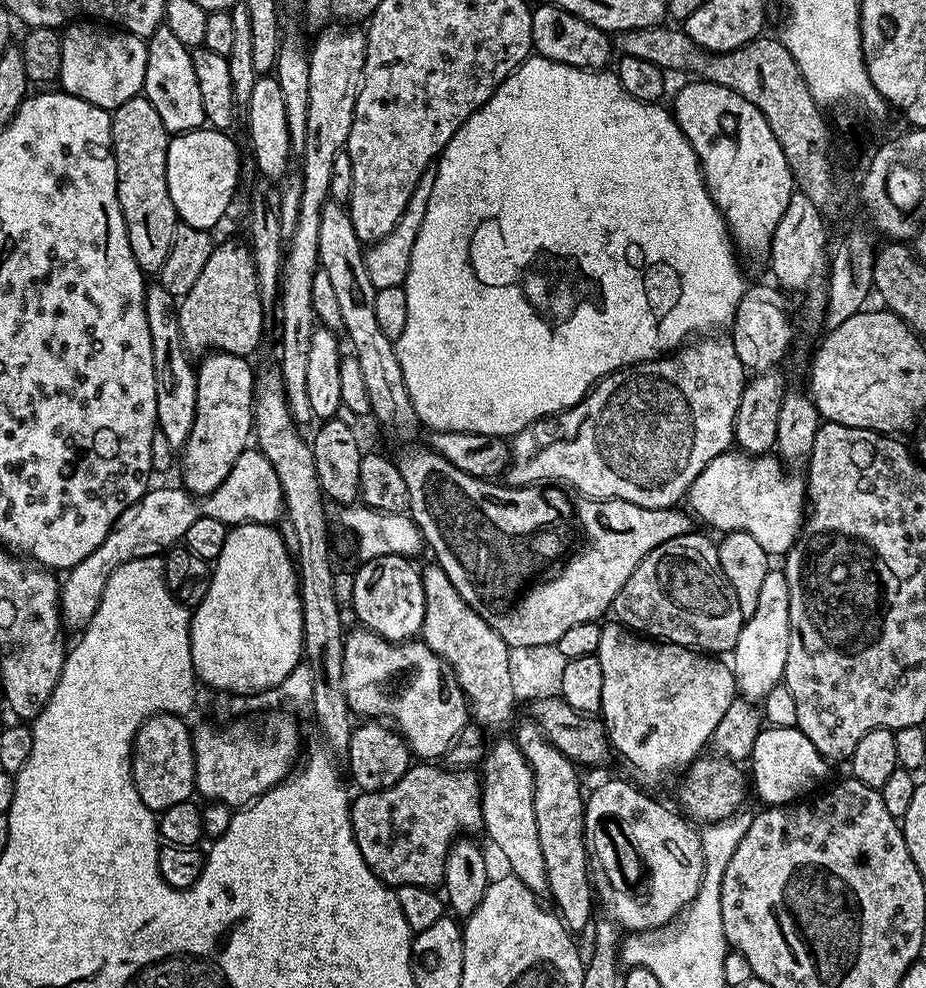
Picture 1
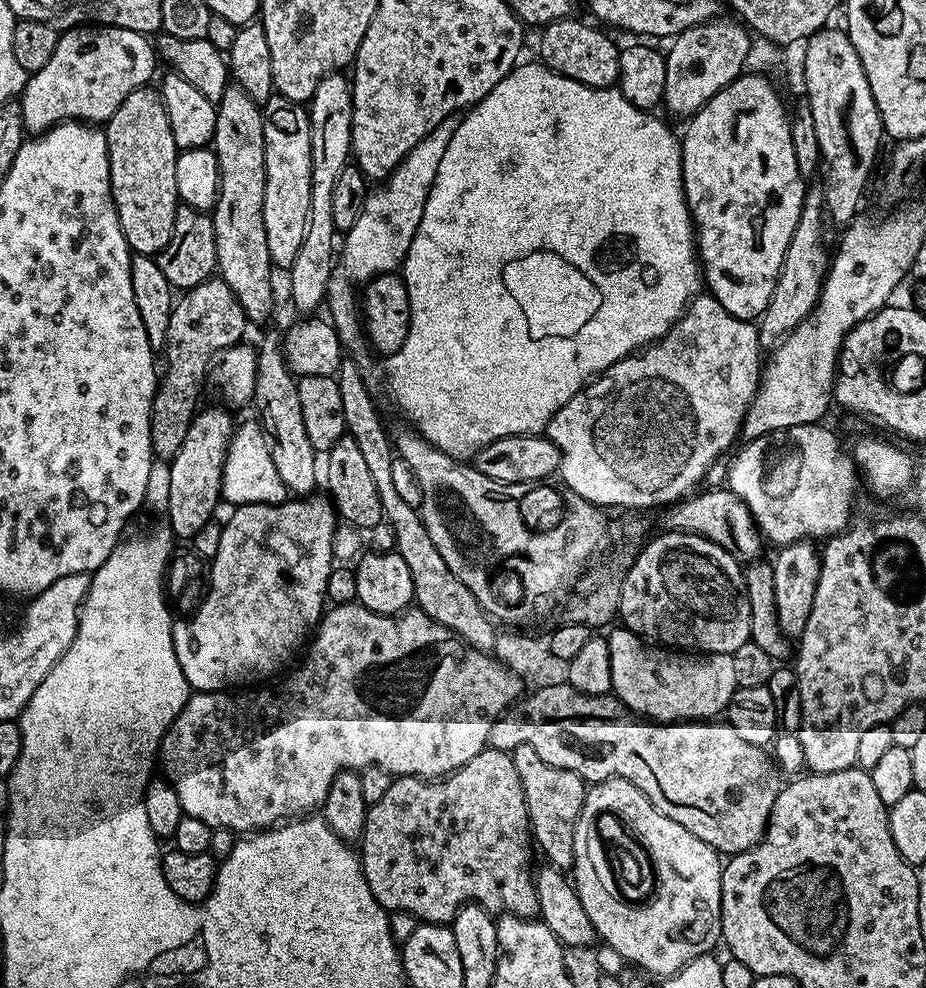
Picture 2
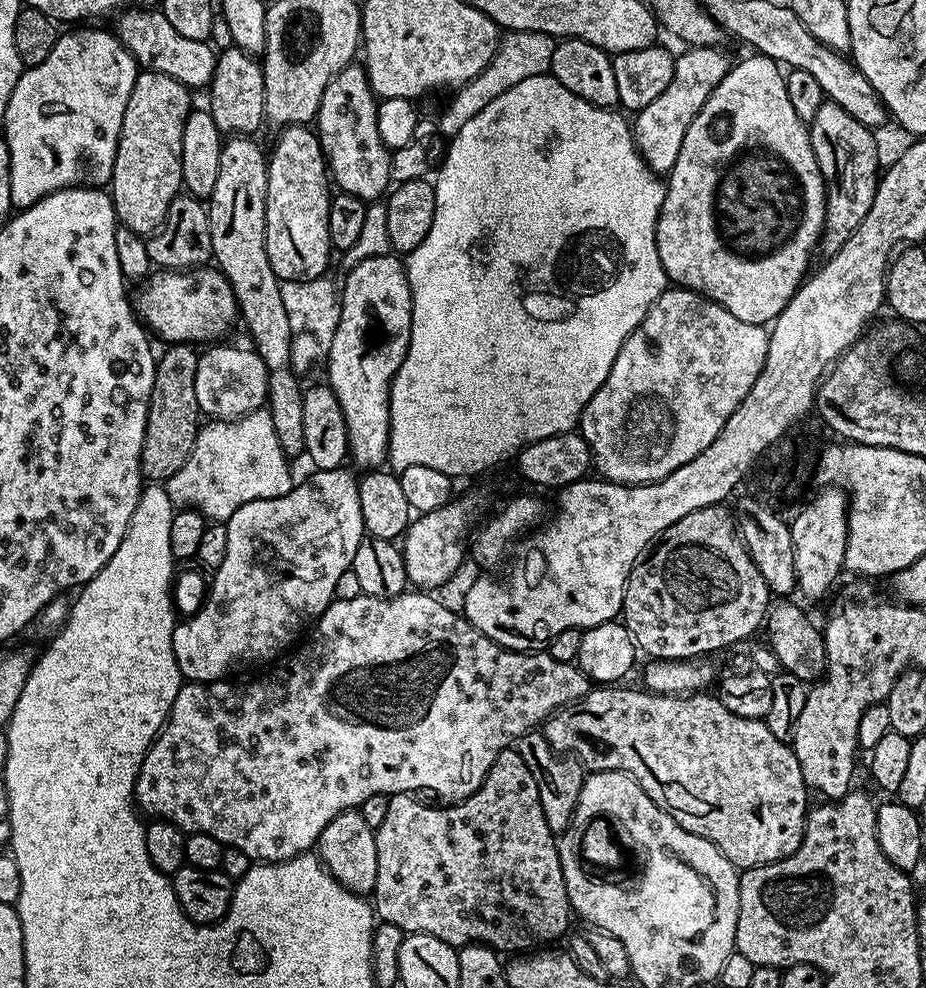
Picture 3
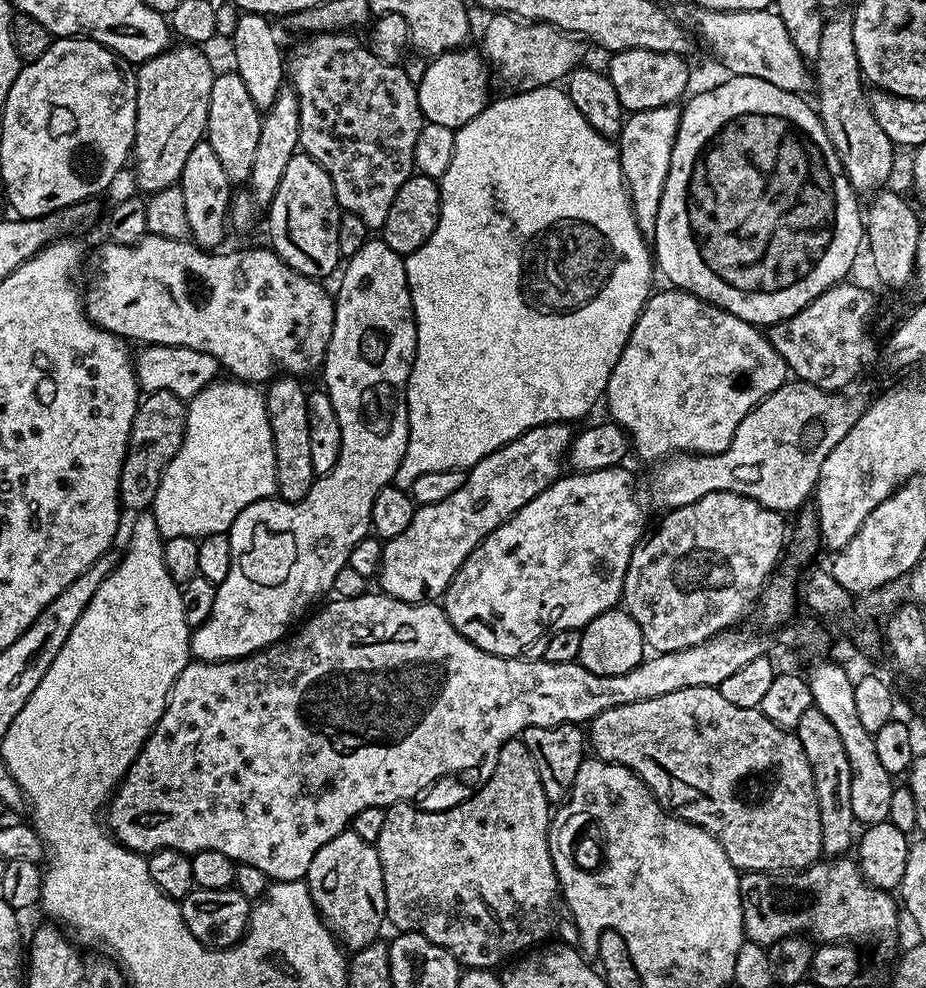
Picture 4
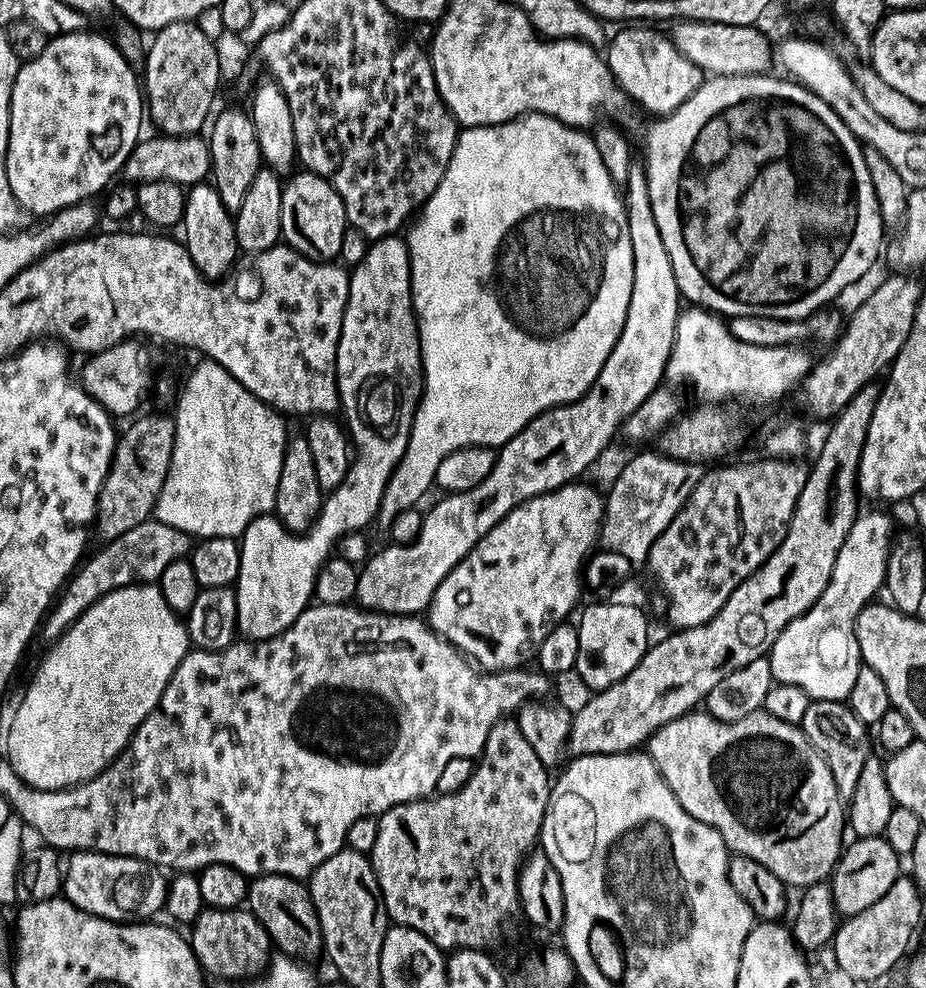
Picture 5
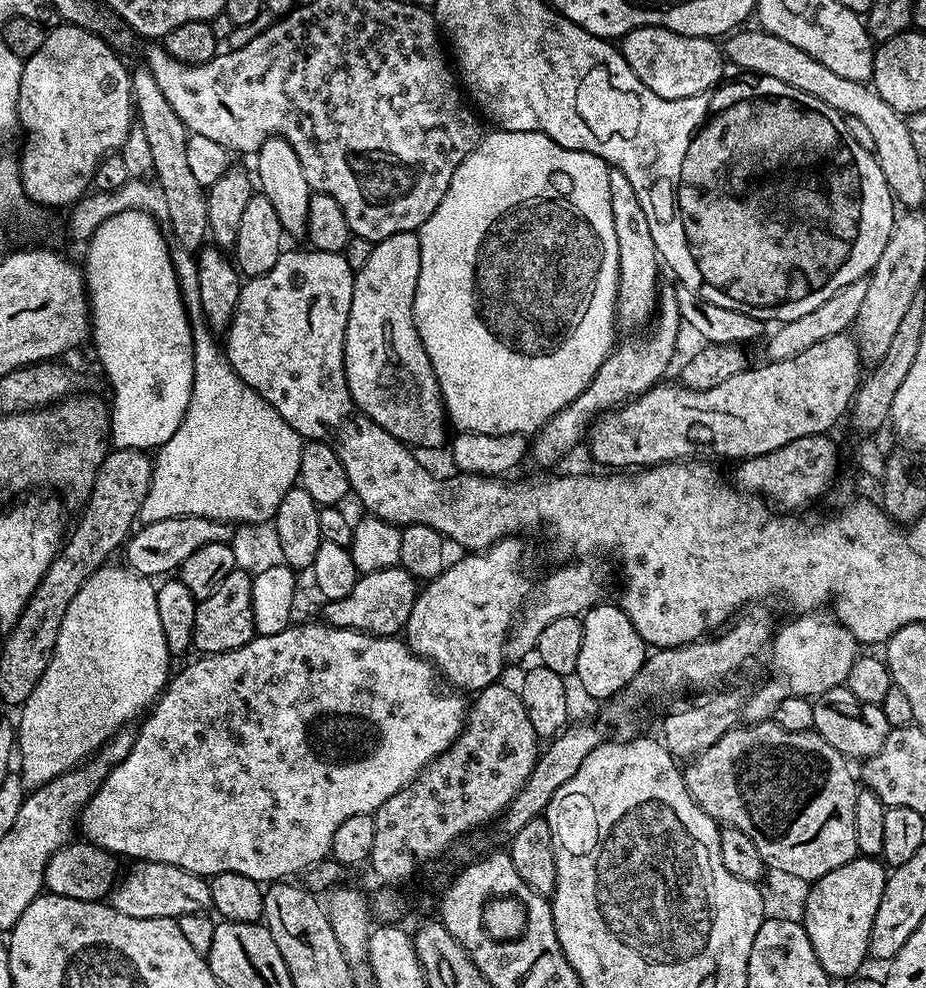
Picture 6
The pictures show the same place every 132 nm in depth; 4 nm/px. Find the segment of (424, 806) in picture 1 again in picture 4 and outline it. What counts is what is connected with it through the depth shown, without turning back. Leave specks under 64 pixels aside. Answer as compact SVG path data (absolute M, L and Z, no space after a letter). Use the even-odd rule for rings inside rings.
M523 739L508 740L496 759L494 770L483 781L484 785L473 794L469 800L456 804L453 808L444 808L441 812L423 812L412 802L401 802L391 805L386 811L386 822L382 825L382 834L376 839L376 853L382 862L382 874L386 886L386 917L389 925L393 924L400 932L417 932L430 942L442 946L456 959L456 963L465 969L486 968L495 969L495 964L503 965L521 954L543 945L544 940L554 928L552 907L558 904L558 881L554 862L548 845L548 830L550 827L550 802L546 798L546 790L542 790L542 778L538 778L538 766L534 766L534 758L530 758L530 750L526 750Z

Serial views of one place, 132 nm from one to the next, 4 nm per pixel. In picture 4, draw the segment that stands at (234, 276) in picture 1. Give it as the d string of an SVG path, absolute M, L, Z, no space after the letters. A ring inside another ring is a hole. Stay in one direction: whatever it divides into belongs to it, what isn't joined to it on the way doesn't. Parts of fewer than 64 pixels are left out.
M149 392L141 399L134 414L120 475L120 502L125 509L151 509L158 494L158 482L162 482L166 466L170 466L182 446L187 417L185 401L180 400L173 392Z

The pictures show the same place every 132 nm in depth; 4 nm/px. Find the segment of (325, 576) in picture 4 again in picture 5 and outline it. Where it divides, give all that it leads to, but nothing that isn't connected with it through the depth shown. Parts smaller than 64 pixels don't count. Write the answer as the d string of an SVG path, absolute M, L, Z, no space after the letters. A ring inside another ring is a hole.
M399 235L383 236L381 240L369 243L368 253L358 264L351 269L348 277L348 301L342 318L342 330L338 338L336 351L336 385L340 395L342 420L350 437L351 447L354 449L352 465L348 467L347 483L357 484L360 488L373 488L376 494L383 492L386 482L392 476L397 462L404 456L404 451L410 438L412 419L416 416L416 407L420 405L420 398L424 391L424 363L420 357L420 332L416 329L416 312L412 309L412 267L407 243ZM343 487L333 488L324 497L320 505L320 513L303 534L289 532L282 521L275 515L260 516L250 526L246 526L243 536L239 537L240 569L235 582L236 601L238 602L238 622L236 623L239 635L249 640L265 640L276 636L292 627L292 624L302 614L305 608L313 603L316 590L316 575L318 570L333 555L334 549L347 532L358 532L367 529L371 520L377 519L380 510L379 495L373 496L344 496Z

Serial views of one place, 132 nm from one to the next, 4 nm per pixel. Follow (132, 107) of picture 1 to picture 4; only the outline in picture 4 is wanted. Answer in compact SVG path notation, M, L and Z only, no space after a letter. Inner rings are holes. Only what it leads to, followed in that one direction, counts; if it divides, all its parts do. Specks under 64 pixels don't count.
M180 42L135 69L136 133L130 160L133 165L136 163L136 184L141 188L141 193L151 194L173 187L179 181L182 166L186 166L186 157L190 150L194 150L194 146L198 146L198 142L205 139L210 110L210 86L214 86L217 73L212 72L212 64L204 51L203 47Z

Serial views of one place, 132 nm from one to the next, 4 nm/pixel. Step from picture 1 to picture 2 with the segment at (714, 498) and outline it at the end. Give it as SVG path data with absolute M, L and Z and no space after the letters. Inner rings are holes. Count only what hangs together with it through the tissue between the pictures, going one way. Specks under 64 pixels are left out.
M823 423L818 424L799 424L798 426L794 426L793 428L787 429L786 437L788 436L788 440L793 444L794 447L800 448L800 461L796 464L796 480L792 479L790 475L784 474L783 466L774 462L768 468L768 443L769 439L767 437L760 437L758 439L747 441L743 443L743 446L731 460L731 462L727 463L726 466L726 487L729 492L735 494L739 500L741 500L744 505L750 510L750 514L756 520L757 526L760 528L760 535L763 537L765 541L768 540L772 544L776 544L775 546L783 546L785 544L794 544L798 540L808 540L809 538L813 538L812 536L820 536L819 538L827 538L829 536L836 535L837 532L841 531L842 525L849 519L848 516L848 507L852 504L852 495L856 492L856 476L858 480L858 469L855 464L852 462L851 455L846 451L846 448L843 448L840 445L840 440L835 436L834 433L831 432L830 429L824 428L825 425Z

